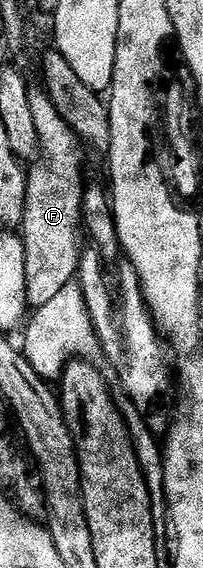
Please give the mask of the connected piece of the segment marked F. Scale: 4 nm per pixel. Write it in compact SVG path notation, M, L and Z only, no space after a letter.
M45 90L31 91L30 101L32 102L32 119L34 119L36 134L38 135L38 155L28 168L26 178L26 213L22 215L20 235L22 237L22 245L26 248L24 250L26 302L29 307L35 309L53 299L64 286L75 281L81 259L84 255L84 247L82 248L82 240L84 242L84 229L82 226L82 194L84 191L84 179L82 180L82 152L84 153L84 145L82 141L78 139L78 135L68 126L68 122L64 122L64 118L60 118L56 106L50 101L50 96Z

